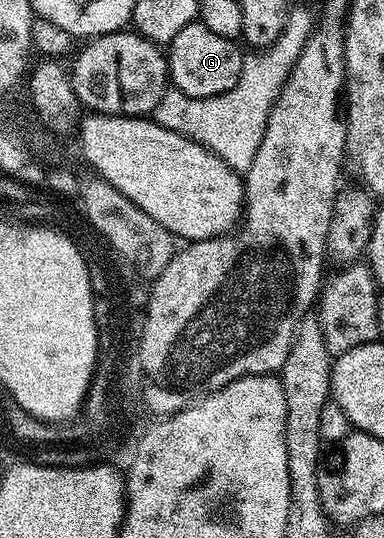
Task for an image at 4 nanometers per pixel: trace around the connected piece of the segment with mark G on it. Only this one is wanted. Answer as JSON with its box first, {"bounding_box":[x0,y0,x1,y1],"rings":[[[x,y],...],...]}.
{"bounding_box":[166,21,245,99],"rings":[[[199,21],[186,25],[186,29],[180,30],[178,37],[174,37],[174,41],[166,47],[171,86],[199,99],[226,93],[226,89],[234,89],[242,73],[245,57],[245,52],[240,51],[239,46],[241,44],[237,40],[218,37],[218,33],[206,29],[206,25]]]}

